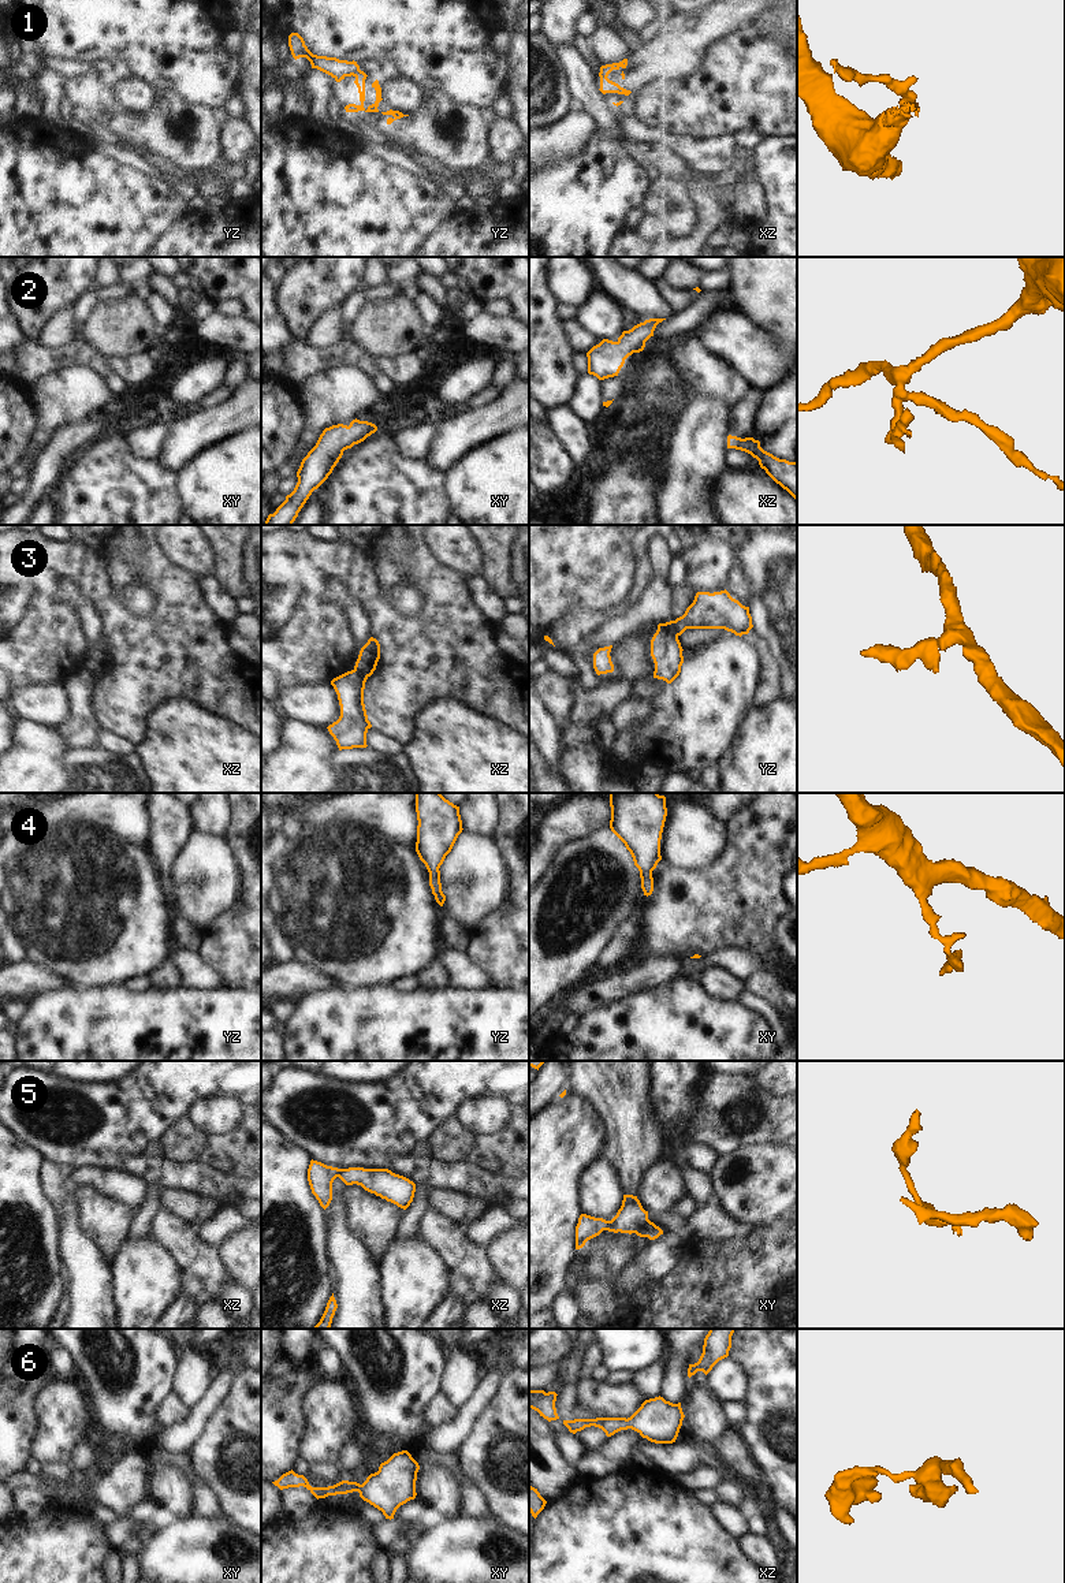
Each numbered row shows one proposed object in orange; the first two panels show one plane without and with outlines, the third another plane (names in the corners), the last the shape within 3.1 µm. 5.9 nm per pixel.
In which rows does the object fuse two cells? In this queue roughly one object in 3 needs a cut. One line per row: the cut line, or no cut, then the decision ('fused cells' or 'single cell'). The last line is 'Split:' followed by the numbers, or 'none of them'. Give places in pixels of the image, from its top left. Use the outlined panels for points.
1: yz (360, 70), (353, 75) | fused cells
2: no cut | single cell
3: yz (674, 621), (678, 634) | fused cells
4: no cut | single cell
5: xy (610, 1221), (606, 1229) | fused cells
6: no cut | single cell
Split: 1, 3, 5

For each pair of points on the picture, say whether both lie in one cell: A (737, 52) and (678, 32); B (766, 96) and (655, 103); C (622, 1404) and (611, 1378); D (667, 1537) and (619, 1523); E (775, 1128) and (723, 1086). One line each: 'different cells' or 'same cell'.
A: different cells
B: same cell
C: different cells
D: same cell
E: same cell

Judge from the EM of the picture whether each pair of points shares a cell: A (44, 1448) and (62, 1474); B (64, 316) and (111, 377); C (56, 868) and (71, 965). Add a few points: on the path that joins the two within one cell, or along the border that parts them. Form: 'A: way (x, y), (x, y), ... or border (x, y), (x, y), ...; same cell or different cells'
A: border (67, 1462), (45, 1462), (41, 1464); different cells
B: border (73, 339), (55, 349), (41, 345); different cells
C: way (71, 893), (71, 941); same cell

